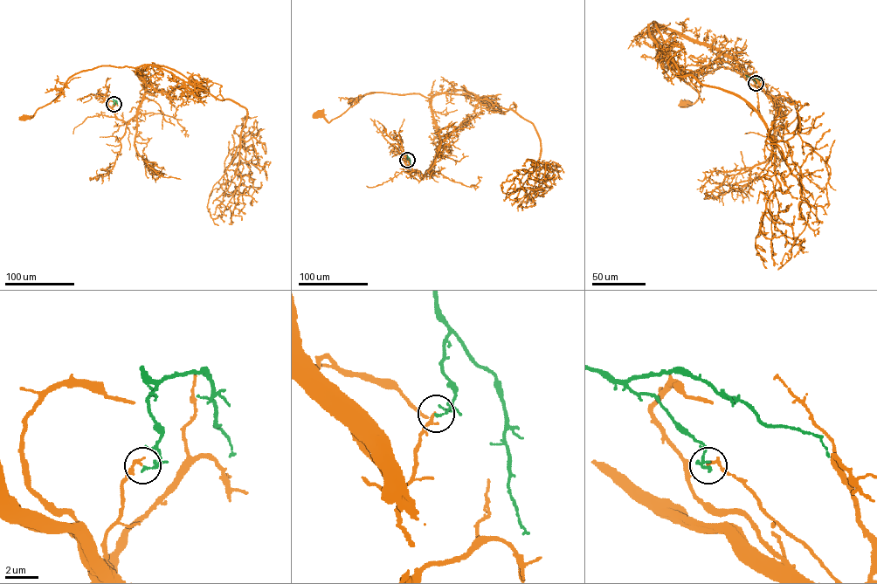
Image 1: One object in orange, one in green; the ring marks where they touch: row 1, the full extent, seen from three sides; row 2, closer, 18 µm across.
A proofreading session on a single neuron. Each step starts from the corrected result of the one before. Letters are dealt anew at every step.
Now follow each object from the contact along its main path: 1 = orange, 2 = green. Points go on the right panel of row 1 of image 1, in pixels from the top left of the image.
1: (756, 83), (783, 113), (733, 60), (655, 24), (652, 35), (673, 70), (698, 93), (694, 103), (685, 104)
2: (756, 83), (751, 77), (764, 82)

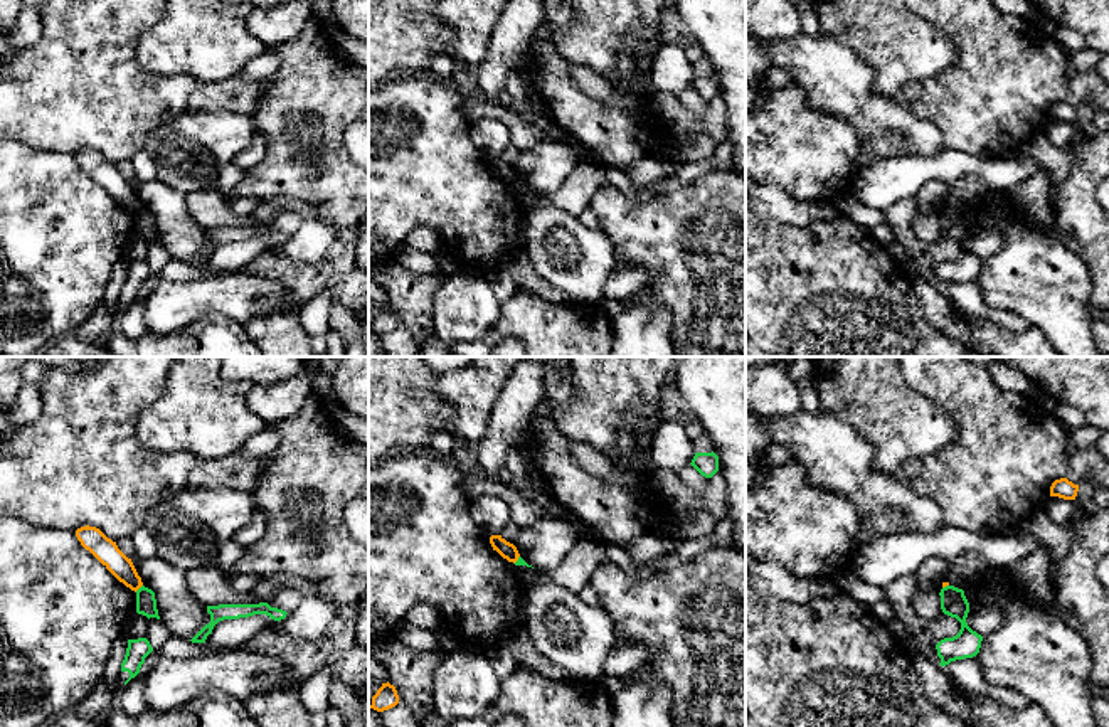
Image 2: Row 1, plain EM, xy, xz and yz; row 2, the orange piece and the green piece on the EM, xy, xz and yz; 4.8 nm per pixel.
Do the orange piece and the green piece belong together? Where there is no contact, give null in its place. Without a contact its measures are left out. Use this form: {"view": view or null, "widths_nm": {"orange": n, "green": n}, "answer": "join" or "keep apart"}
{"view": "xy", "widths_nm": {"orange": 120, "green": 100}, "answer": "keep apart"}

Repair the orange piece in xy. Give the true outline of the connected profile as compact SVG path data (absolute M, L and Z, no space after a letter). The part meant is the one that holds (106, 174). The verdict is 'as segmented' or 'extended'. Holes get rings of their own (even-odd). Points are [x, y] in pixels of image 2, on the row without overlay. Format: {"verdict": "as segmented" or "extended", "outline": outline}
{"verdict": "as segmented", "outline": "M81 150L76 153L81 168L89 173L119 205L131 214L138 214L143 205L131 182L128 182L113 165L96 150Z"}

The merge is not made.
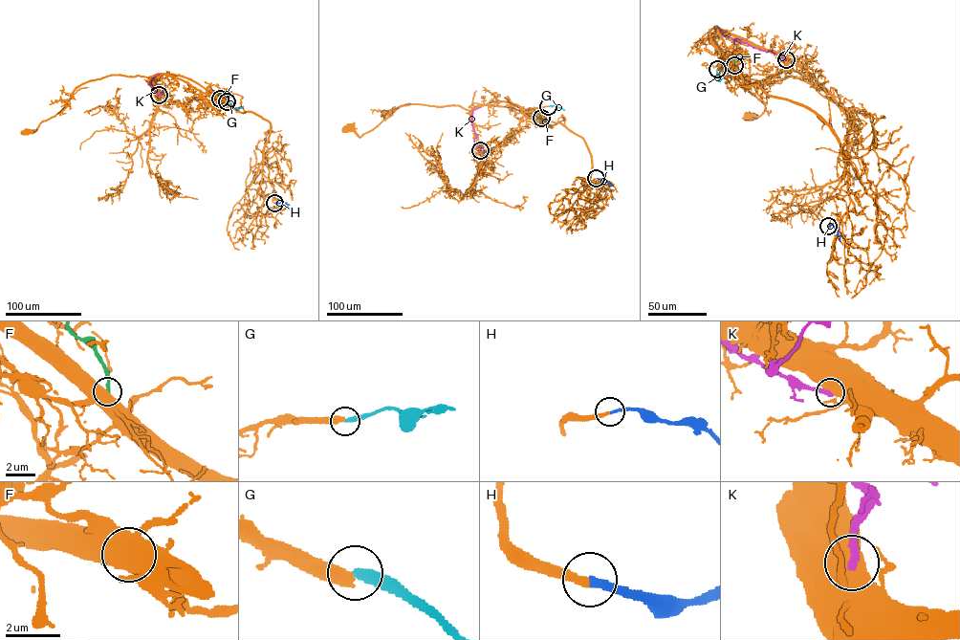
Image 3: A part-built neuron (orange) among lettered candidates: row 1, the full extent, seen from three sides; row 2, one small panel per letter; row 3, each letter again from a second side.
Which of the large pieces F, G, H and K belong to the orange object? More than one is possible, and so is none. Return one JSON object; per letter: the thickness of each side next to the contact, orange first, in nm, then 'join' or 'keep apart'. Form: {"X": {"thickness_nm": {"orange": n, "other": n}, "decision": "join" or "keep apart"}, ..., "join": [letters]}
{"F": {"thickness_nm": {"orange": 850, "other": 240}, "decision": "keep apart"}, "G": {"thickness_nm": {"orange": 480, "other": 360}, "decision": "keep apart"}, "H": {"thickness_nm": {"orange": 280, "other": 240}, "decision": "join"}, "K": {"thickness_nm": {"orange": 800, "other": 280}, "decision": "keep apart"}, "join": ["H"]}

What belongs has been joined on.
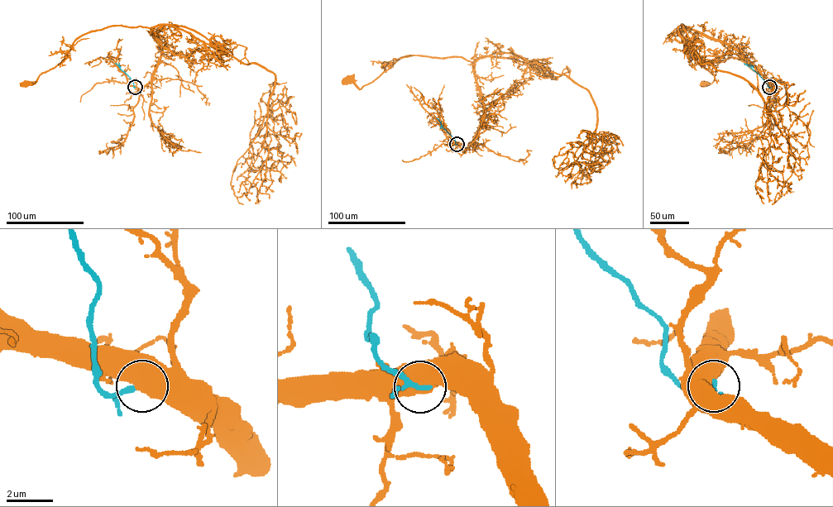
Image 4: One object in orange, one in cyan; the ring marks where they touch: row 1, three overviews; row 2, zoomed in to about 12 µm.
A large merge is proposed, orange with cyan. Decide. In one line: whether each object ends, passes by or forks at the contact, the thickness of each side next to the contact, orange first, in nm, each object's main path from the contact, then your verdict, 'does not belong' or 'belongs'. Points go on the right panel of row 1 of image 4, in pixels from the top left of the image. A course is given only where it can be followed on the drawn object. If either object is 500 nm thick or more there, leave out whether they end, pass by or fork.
calibres 850 and 170 nm; course orange (769, 87), (777, 88), (739, 52), (683, 26), (681, 34), (696, 59), (714, 76), (710, 83), (704, 84); course cyan (769, 87), (744, 63); does not belong

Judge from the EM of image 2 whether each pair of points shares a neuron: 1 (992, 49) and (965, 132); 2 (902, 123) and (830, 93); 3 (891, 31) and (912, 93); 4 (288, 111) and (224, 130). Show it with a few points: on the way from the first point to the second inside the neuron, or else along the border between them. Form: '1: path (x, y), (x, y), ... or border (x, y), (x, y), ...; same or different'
1: path (992, 69), (992, 100), (980, 111); same
2: path (884, 123), (848, 95); same
3: border (946, 68), (931, 76), (907, 81), (894, 98); different
4: border (251, 118), (254, 128); different

